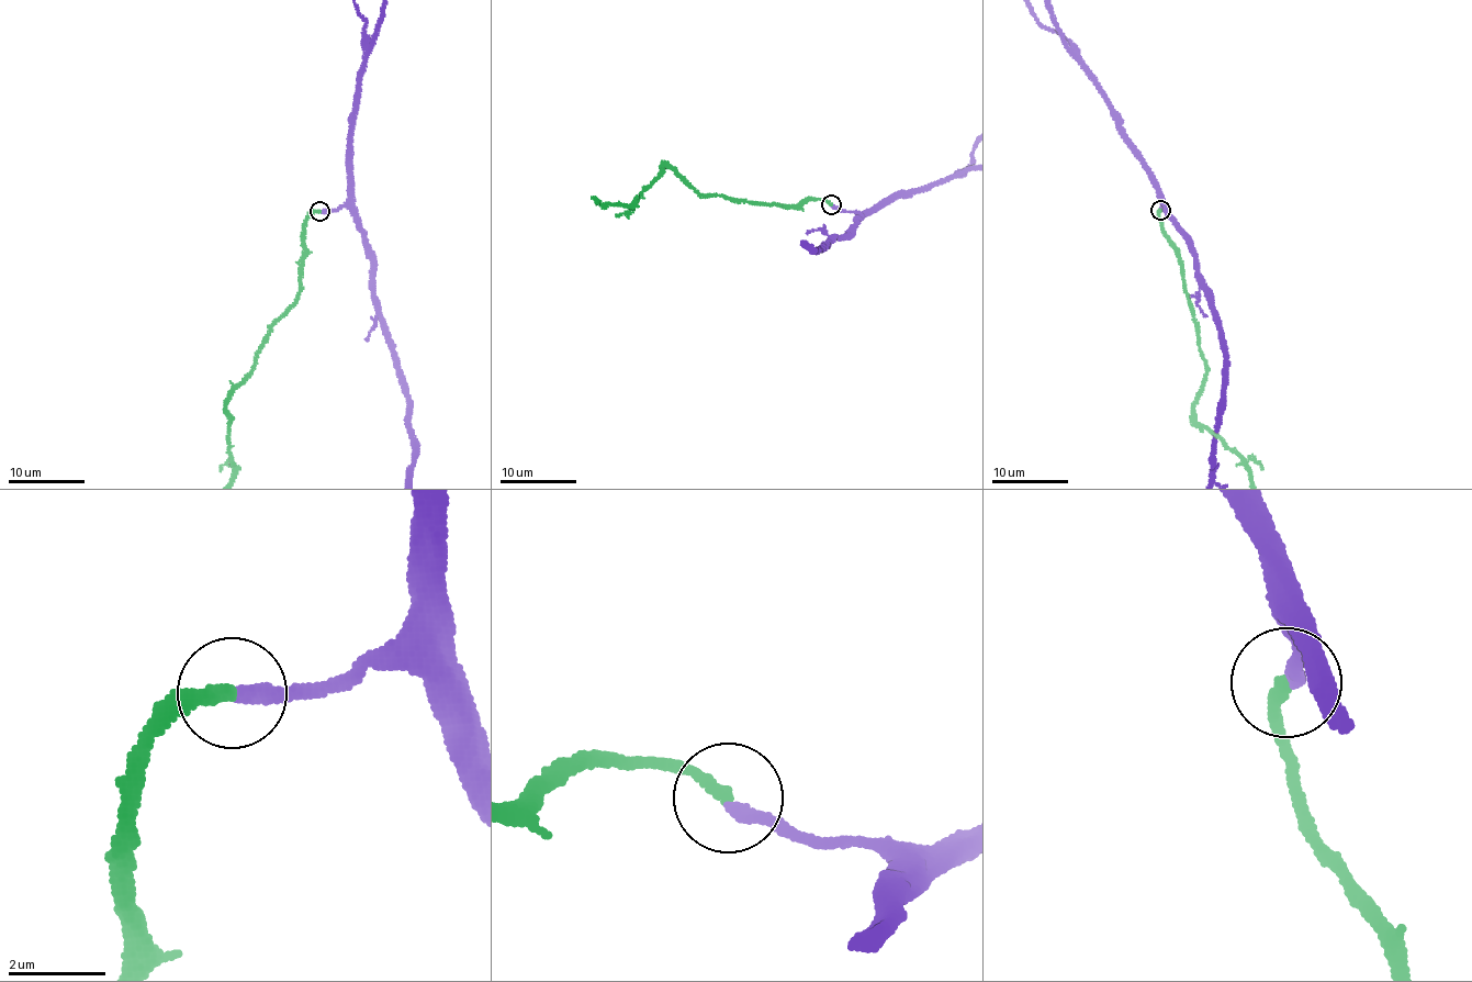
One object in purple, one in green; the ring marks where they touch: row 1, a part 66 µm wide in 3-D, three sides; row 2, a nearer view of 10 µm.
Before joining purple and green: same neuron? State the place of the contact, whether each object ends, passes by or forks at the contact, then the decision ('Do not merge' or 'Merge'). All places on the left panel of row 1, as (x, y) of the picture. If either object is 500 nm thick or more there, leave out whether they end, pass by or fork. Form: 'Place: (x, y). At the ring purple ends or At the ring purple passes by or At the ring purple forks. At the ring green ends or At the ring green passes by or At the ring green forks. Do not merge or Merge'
Place: (319, 211). At the ring purple ends. At the ring green ends. Merge

